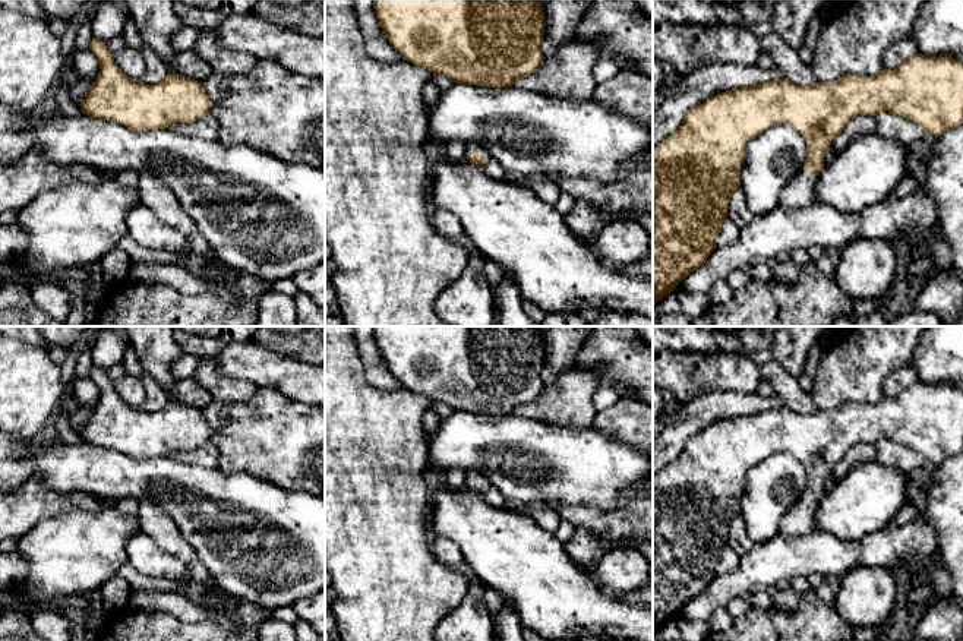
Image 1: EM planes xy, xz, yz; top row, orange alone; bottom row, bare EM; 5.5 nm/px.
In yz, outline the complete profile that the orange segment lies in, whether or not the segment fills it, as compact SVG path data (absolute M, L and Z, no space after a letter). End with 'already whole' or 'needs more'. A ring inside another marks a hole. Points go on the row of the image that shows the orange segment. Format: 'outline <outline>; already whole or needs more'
outline M916 54L899 69L875 76L846 75L833 82L796 85L786 78L742 86L695 105L682 124L653 148L653 306L717 247L730 196L741 187L749 140L776 124L789 124L806 142L806 160L780 193L779 205L796 212L817 203L815 186L831 140L856 116L899 114L941 136L963 124L963 63L951 57Z; needs more

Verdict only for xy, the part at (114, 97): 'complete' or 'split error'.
complete

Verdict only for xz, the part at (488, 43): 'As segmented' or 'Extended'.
As segmented

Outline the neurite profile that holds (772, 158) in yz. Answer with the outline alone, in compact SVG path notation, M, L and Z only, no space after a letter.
M776 124L748 142L741 189L754 217L779 205L780 193L806 160L806 142L789 124Z

